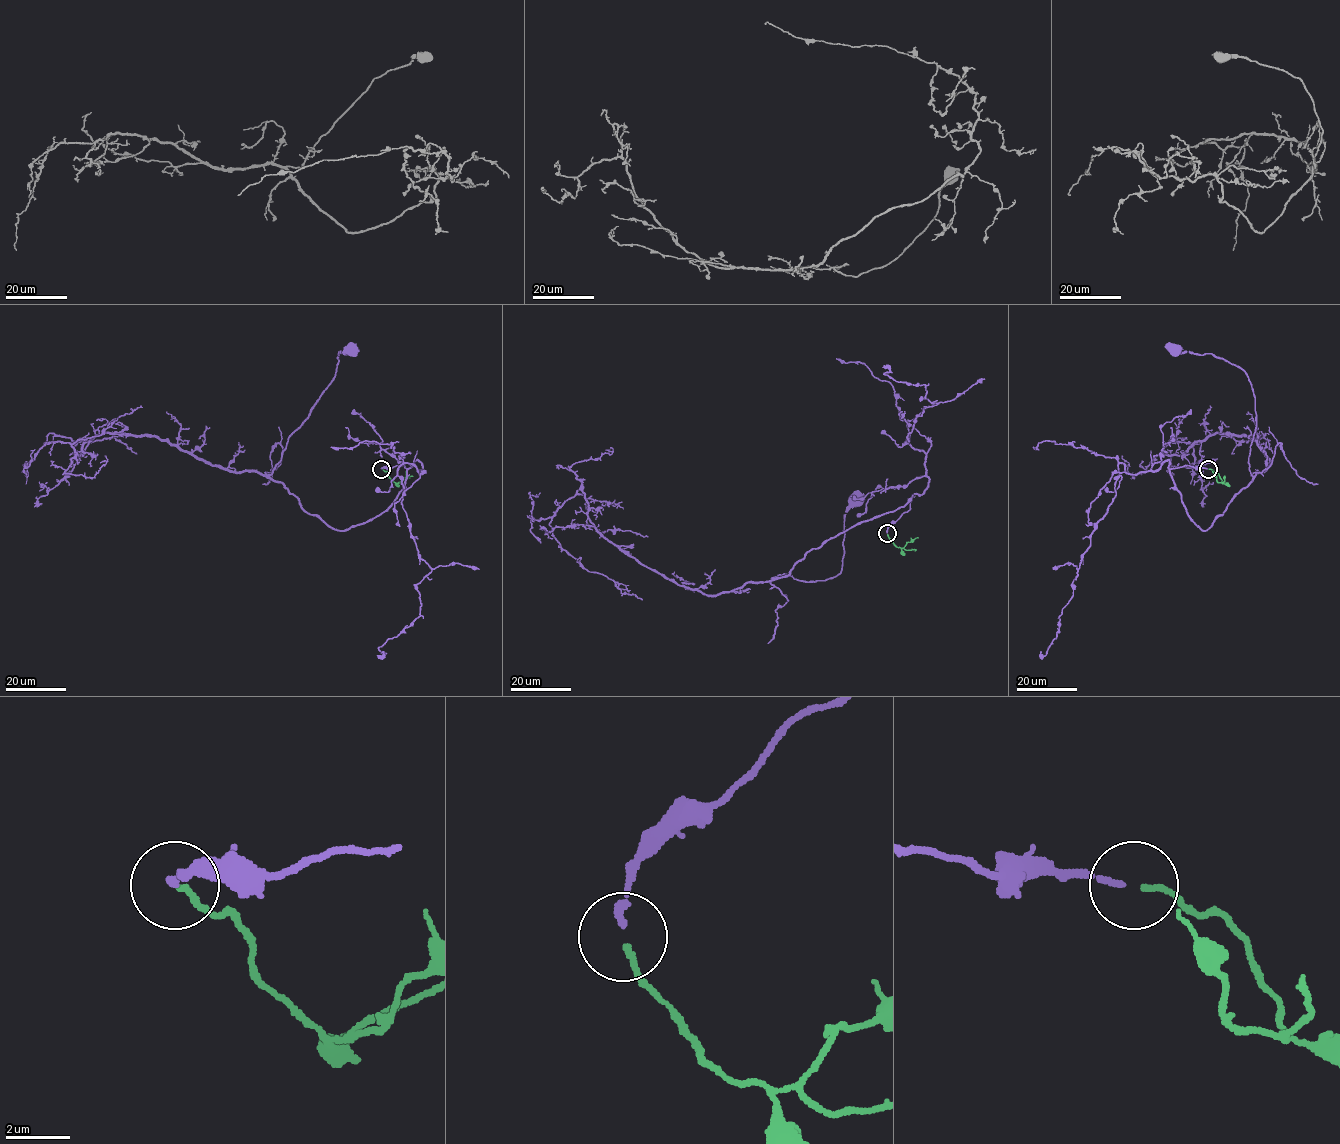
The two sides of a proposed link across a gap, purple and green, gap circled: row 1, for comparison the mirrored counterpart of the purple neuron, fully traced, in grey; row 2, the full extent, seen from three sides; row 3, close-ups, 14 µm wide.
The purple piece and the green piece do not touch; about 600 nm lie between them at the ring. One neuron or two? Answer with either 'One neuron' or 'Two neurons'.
One neuron

